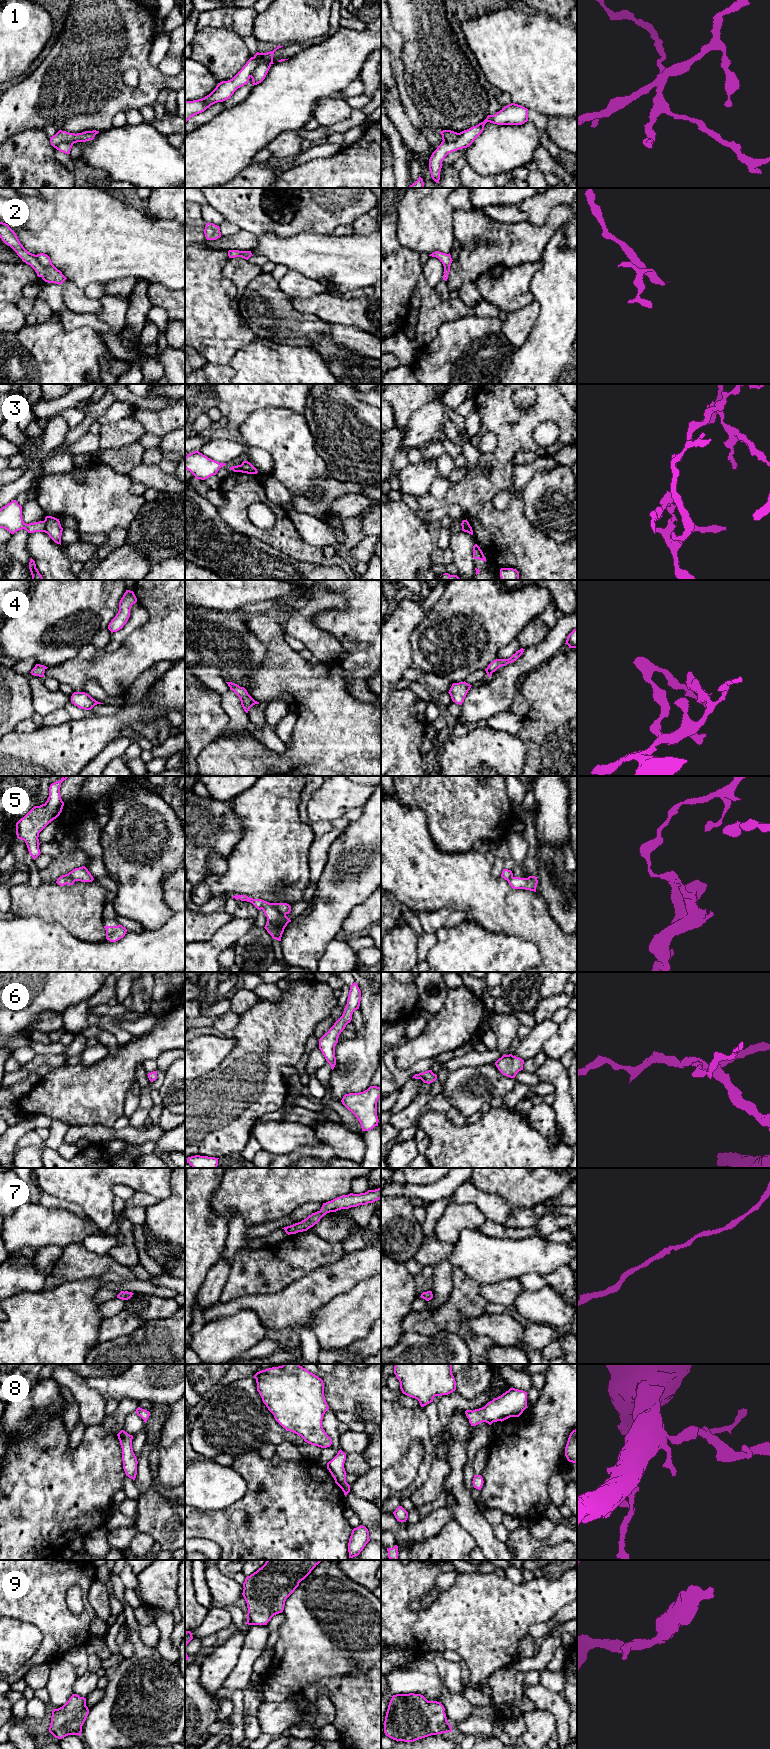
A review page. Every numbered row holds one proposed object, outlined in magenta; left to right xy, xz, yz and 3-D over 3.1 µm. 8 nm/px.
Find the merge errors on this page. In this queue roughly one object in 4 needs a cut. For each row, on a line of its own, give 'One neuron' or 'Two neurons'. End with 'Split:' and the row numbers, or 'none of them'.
1: Two neurons
2: One neuron
3: Two neurons
4: One neuron
5: Two neurons
6: One neuron
7: One neuron
8: One neuron
9: One neuron
Split: 1, 3, 5

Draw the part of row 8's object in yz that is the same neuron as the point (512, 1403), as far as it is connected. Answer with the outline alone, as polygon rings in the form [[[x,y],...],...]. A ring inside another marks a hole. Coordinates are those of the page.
[[[510,1388],[501,1396],[494,1398],[484,1407],[466,1410],[465,1414],[471,1426],[482,1422],[491,1425],[493,1422],[504,1421],[510,1417],[519,1417],[527,1408],[527,1392]]]

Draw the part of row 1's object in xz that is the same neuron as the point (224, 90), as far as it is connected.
[[[251,57],[232,79],[218,83],[209,95],[202,99],[185,101],[185,123],[194,115],[204,112],[211,105],[229,99],[238,88],[249,82],[257,63],[258,60]]]

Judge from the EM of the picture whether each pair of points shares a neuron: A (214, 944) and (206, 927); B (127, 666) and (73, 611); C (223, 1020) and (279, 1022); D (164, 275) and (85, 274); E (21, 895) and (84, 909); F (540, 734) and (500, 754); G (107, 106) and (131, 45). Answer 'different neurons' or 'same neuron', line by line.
A: different neurons
B: different neurons
C: different neurons
D: same neuron
E: same neuron
F: different neurons
G: same neuron

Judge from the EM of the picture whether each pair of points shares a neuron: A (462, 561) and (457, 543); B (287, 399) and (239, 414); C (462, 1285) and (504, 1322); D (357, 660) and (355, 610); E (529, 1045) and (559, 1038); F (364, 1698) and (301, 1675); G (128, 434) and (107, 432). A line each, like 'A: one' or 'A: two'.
A: one
B: one
C: two
D: one
E: two
F: two
G: one

